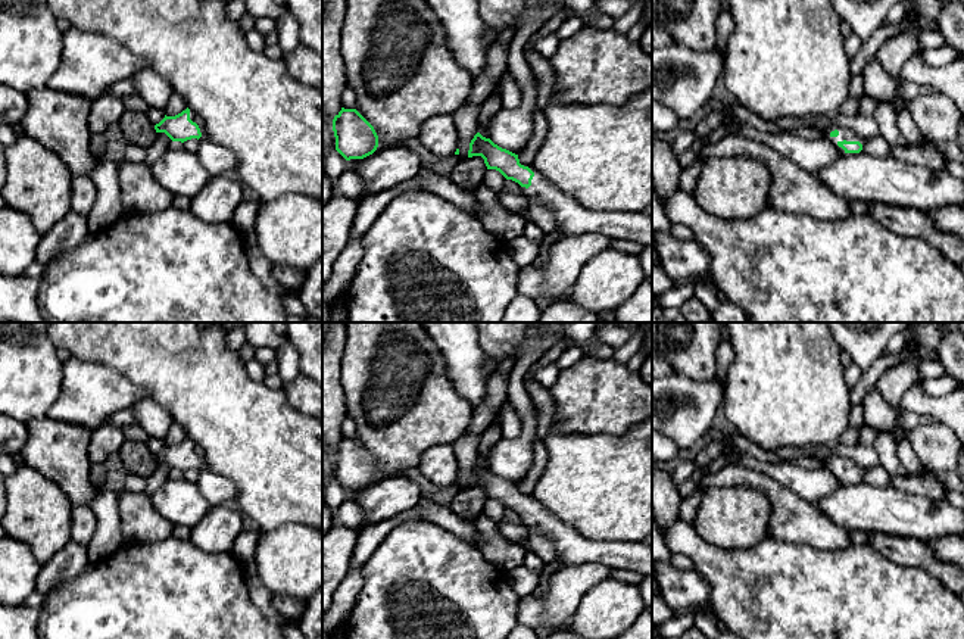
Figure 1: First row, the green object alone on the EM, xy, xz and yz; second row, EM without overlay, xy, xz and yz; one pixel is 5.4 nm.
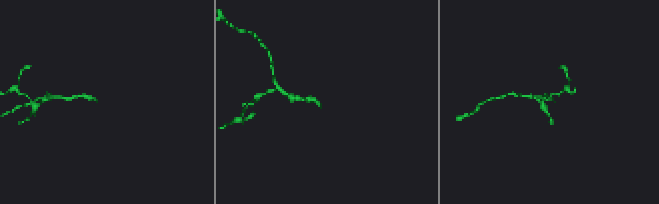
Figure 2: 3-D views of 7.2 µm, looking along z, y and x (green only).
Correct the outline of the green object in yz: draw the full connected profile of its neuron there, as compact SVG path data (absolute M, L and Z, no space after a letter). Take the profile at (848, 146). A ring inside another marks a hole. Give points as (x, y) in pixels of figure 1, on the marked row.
M842 122L832 124L826 130L826 138L829 138L839 153L860 153L865 138L855 131L846 128Z

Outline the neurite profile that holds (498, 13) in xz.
M478 0L480 16L496 32L518 27L518 18L530 0Z

